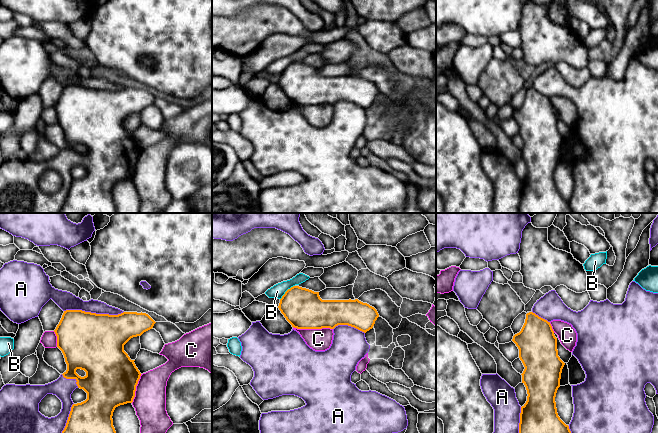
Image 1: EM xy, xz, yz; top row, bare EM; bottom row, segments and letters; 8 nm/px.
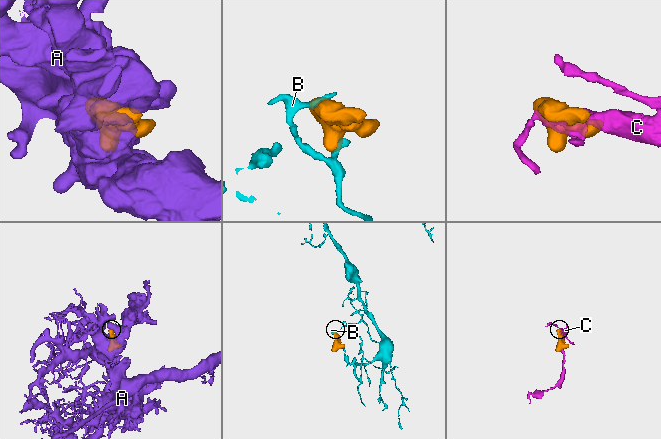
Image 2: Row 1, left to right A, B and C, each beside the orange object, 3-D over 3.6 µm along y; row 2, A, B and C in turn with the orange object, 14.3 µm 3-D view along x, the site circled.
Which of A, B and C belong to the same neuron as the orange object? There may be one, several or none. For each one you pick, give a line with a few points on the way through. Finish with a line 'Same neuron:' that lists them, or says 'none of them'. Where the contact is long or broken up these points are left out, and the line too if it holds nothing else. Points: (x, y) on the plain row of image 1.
Same neuron: A

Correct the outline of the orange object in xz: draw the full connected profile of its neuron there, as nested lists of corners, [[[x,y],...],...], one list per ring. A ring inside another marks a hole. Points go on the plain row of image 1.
[[[293,62],[282,72],[278,84],[292,101],[292,107],[284,111],[272,110],[260,97],[252,98],[250,104],[238,113],[242,122],[240,134],[252,143],[254,153],[250,161],[263,176],[282,171],[295,171],[302,174],[306,181],[290,187],[262,189],[259,196],[261,213],[384,213],[407,204],[408,196],[404,182],[376,167],[361,167],[351,158],[351,151],[356,146],[358,138],[370,125],[365,109],[373,104],[379,93],[374,83],[358,75],[322,76],[319,68]],[[296,104],[332,105],[334,111],[330,124],[325,127],[313,126],[295,106]]]

